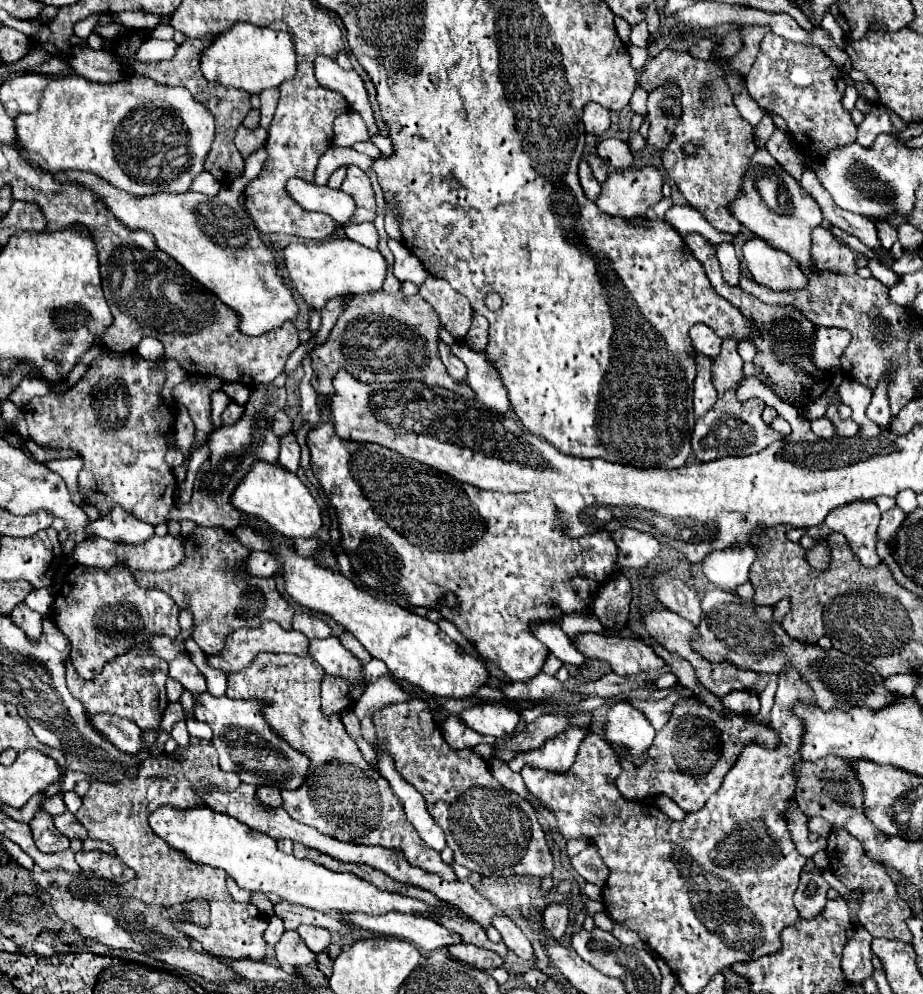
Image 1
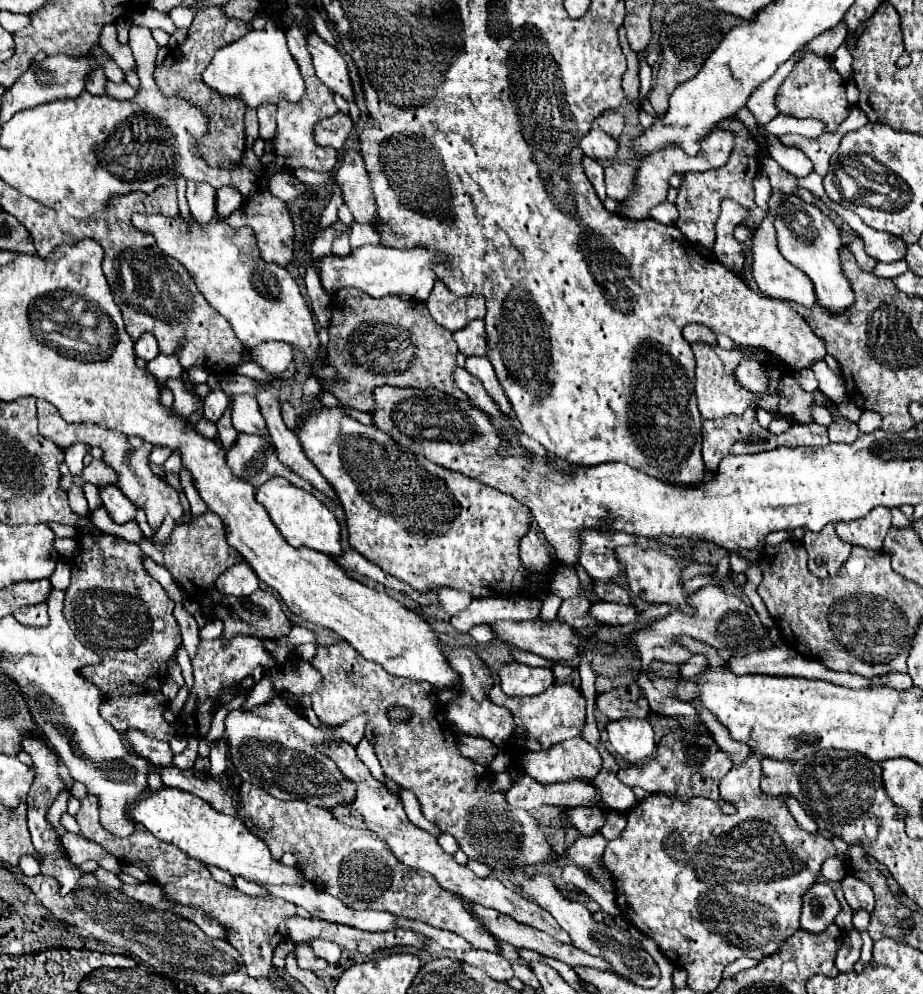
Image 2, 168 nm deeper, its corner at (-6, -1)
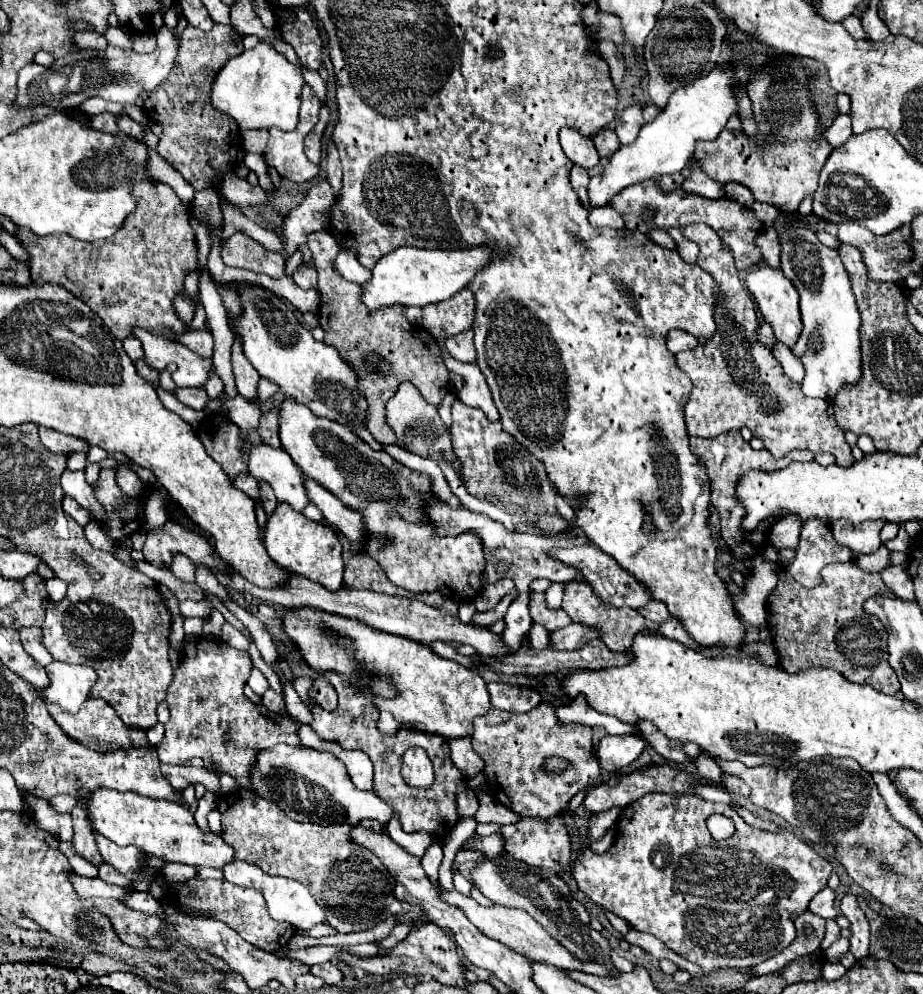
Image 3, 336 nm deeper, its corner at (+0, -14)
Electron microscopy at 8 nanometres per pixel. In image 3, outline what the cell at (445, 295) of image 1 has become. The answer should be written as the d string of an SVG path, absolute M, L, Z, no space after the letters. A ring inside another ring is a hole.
M470 288L456 294L456 298L450 298L448 302L438 302L436 306L424 306L422 318L424 328L432 336L454 336L468 328L472 328L474 322L474 294Z

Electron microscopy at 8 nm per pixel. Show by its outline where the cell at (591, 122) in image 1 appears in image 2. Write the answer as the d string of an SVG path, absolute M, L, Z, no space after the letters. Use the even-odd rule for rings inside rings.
M606 111L606 113L602 113L602 115L596 119L596 125L598 125L604 133L608 133L608 135L612 135L612 137L618 137L618 135L622 133L622 129L624 129L624 119L622 119L622 115L616 113L616 111Z

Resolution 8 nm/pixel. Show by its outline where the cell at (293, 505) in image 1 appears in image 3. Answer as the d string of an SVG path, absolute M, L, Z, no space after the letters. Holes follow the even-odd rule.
M278 504L274 514L268 518L264 532L264 546L268 556L276 564L284 566L284 570L306 576L308 580L314 580L328 590L342 588L342 572L344 572L342 544L330 526L308 520L304 514L292 510L292 506L288 504Z

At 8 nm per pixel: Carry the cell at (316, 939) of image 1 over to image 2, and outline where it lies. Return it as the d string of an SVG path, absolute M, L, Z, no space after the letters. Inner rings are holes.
M312 941L312 949L318 957L326 959L330 965L336 965L340 959L340 949L332 941Z

